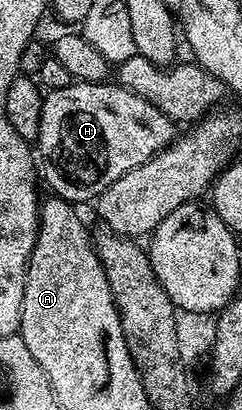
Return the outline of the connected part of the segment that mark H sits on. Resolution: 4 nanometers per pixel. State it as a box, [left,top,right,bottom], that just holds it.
[36,81,175,205]

